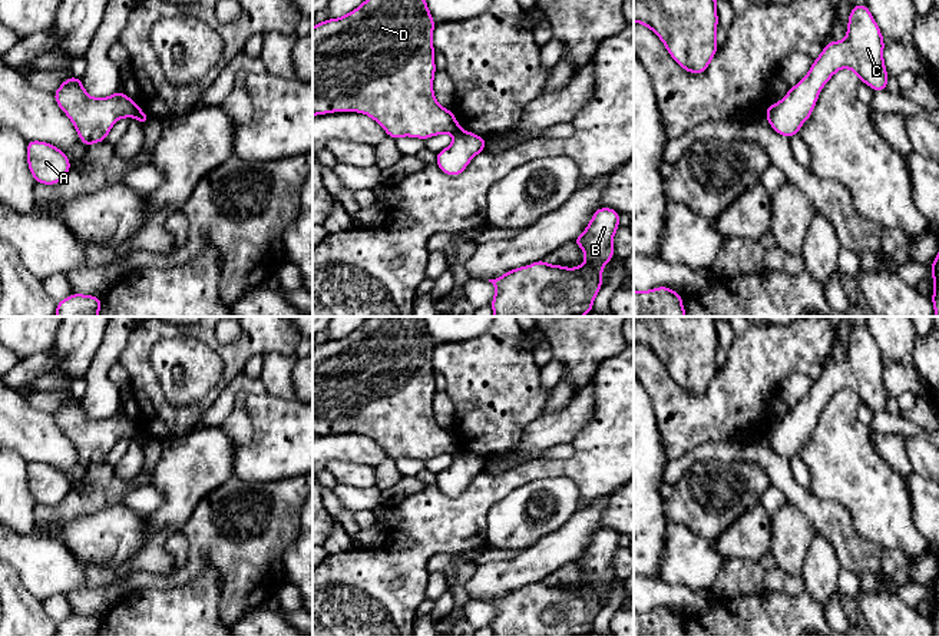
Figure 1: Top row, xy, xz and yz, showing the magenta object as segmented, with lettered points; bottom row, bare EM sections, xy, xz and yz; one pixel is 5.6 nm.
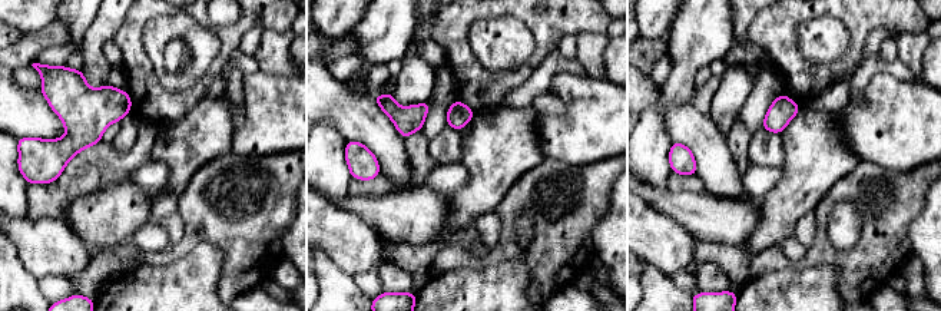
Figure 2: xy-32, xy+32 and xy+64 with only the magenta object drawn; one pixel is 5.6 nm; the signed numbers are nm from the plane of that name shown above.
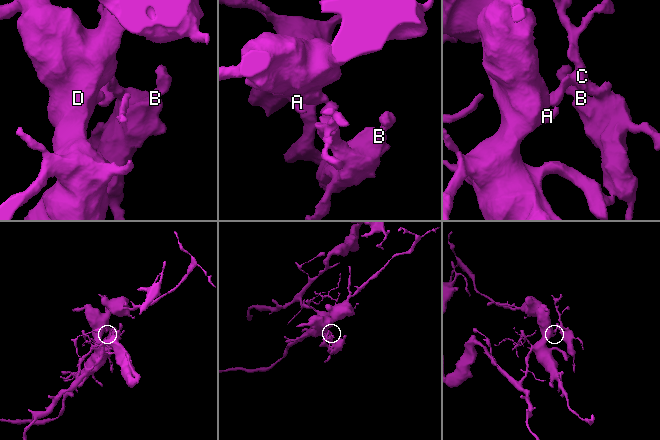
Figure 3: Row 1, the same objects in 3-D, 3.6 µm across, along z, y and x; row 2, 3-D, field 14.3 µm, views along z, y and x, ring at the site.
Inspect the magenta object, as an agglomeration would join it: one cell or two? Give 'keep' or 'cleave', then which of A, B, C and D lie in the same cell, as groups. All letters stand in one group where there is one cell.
cleave; A D / B C

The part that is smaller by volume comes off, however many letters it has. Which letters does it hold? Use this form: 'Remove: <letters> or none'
Remove: B, C

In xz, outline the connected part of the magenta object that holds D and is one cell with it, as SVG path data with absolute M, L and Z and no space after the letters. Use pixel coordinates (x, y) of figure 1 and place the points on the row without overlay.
M371 317L354 332L340 339L328 339L315 345L313 348L313 437L331 433L361 433L373 438L393 460L399 460L400 457L413 457L426 461L427 458L439 454L454 454L459 450L457 440L449 430L442 428L436 423L433 414L436 387L432 357L434 347L436 345L423 317Z

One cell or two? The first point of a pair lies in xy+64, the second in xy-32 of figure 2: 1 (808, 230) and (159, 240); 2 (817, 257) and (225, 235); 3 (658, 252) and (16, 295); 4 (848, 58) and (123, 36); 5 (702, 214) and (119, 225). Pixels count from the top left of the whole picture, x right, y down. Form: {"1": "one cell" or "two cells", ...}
{"1": "two cells", "2": "one cell", "3": "two cells", "4": "one cell", "5": "one cell"}

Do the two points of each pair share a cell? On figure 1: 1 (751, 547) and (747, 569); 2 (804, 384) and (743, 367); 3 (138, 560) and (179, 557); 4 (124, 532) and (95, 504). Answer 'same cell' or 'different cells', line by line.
1: same cell
2: different cells
3: different cells
4: different cells

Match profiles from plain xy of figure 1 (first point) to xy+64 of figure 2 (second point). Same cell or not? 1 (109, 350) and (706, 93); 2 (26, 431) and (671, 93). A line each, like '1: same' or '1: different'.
1: different
2: different

